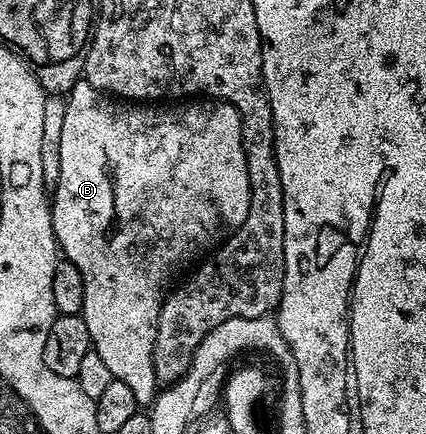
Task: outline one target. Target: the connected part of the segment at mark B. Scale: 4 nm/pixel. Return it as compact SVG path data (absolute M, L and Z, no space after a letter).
M79 81L65 96L65 100L66 124L64 130L60 132L60 181L56 188L58 199L56 195L56 202L52 207L58 245L61 254L72 265L76 265L76 269L80 269L84 277L84 305L81 317L88 325L92 350L100 353L100 358L104 361L104 365L108 365L114 379L124 381L124 385L128 385L128 389L136 393L136 401L139 405L150 405L153 404L154 396L160 390L160 384L154 372L154 342L158 318L162 303L166 300L168 288L175 282L174 275L181 276L191 264L225 243L231 233L240 229L240 225L244 225L244 217L248 217L250 212L248 161L242 140L240 113L232 104L225 101L190 101L185 105L174 106L143 105L138 101L115 101L113 98L103 97L92 84L85 81Z

